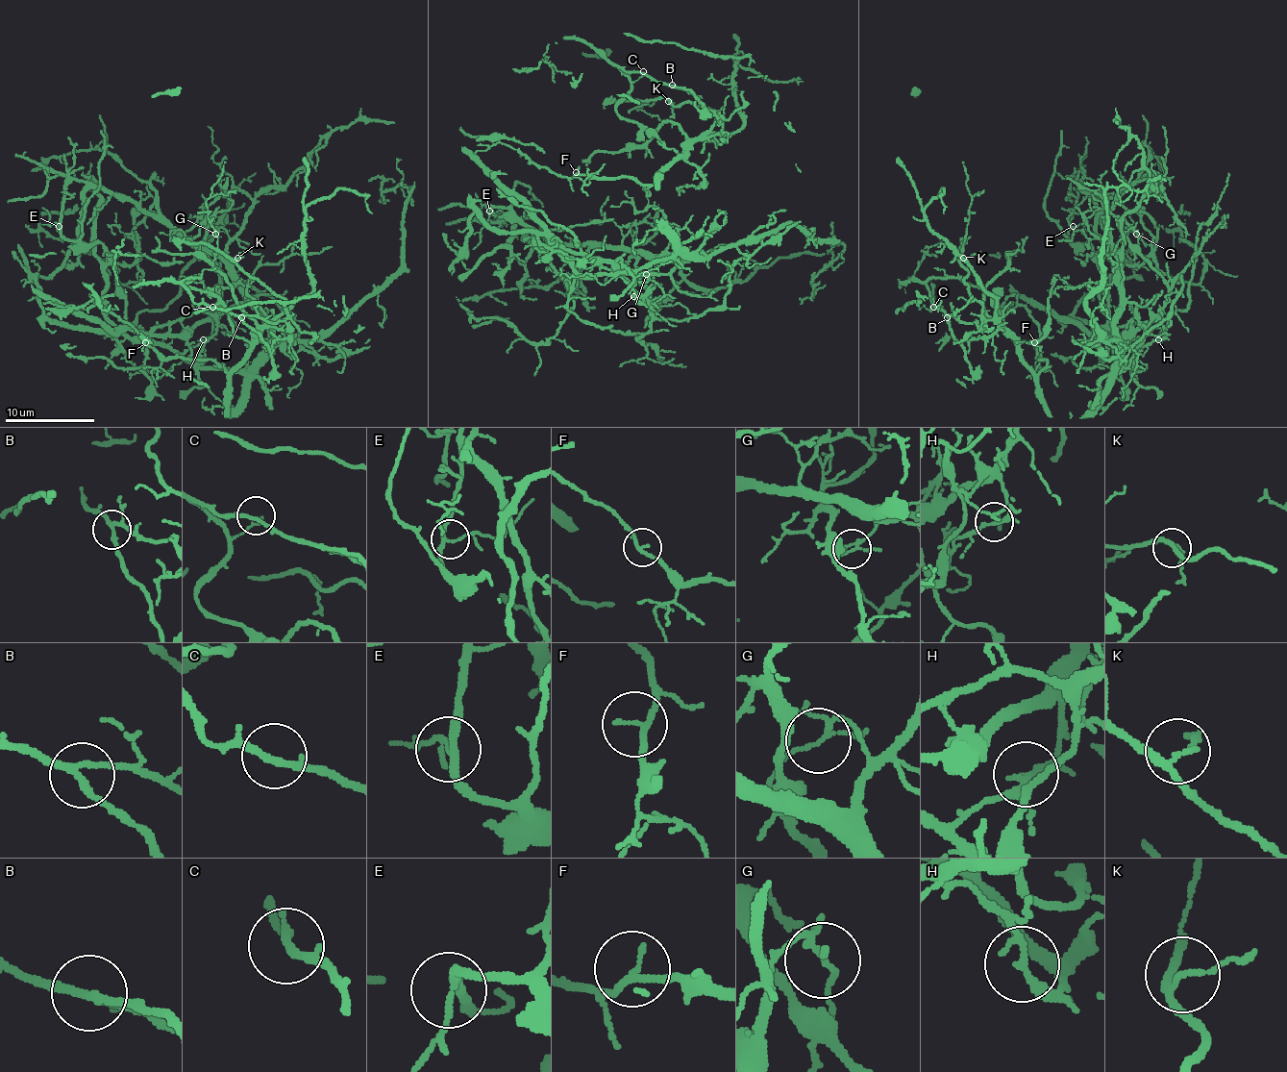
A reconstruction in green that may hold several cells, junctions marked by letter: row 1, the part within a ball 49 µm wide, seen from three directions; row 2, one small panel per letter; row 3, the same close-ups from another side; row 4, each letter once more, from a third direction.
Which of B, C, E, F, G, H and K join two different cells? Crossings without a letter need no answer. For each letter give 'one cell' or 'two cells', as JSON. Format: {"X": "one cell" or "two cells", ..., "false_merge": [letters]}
{"B": "one cell", "C": "one cell", "E": "one cell", "F": "one cell", "G": "two cells", "H": "two cells", "K": "one cell", "false_merge": ["G", "H"]}

